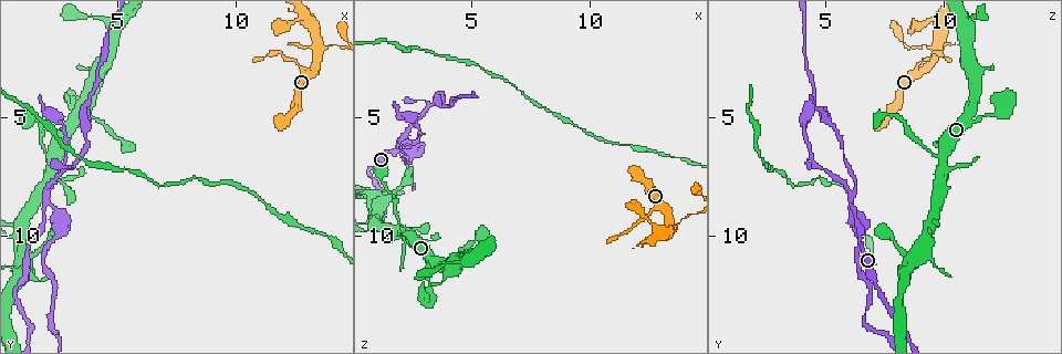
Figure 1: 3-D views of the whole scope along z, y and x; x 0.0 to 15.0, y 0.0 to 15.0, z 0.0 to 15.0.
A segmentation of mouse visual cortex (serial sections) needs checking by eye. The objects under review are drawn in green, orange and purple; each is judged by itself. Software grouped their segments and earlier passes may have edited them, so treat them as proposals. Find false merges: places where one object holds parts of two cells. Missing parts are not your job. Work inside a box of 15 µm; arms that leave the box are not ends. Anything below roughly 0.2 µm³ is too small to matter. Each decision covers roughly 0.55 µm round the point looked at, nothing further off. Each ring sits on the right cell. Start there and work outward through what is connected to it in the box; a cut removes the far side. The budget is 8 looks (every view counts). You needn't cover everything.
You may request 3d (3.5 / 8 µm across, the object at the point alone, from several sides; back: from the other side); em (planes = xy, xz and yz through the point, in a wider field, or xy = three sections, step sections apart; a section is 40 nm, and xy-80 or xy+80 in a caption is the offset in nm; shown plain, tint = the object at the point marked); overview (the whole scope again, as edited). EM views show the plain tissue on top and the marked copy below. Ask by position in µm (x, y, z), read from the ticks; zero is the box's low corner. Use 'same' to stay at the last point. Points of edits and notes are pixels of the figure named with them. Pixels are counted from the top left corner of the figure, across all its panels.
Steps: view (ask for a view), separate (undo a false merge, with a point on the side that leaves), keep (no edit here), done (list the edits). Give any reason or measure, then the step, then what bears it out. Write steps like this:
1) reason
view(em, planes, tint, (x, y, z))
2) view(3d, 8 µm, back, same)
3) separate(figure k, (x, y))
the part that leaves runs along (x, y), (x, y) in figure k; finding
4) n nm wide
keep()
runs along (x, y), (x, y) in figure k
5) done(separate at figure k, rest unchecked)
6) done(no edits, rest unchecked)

three arms meet
view(3d, 8 µm, back, (1.9, 8.4, 6.0))

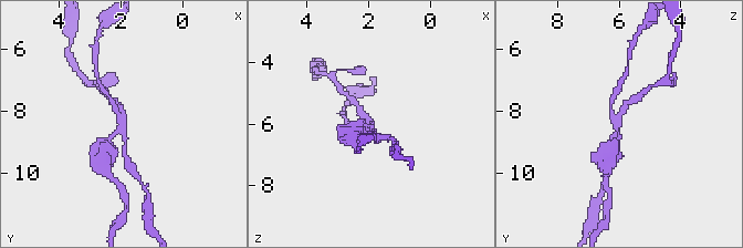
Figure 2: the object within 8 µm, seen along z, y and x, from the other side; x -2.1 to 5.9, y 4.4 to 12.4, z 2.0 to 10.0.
now the EM
view(em, xy, step 1, tint, (1.9, 8.5, 6.0))

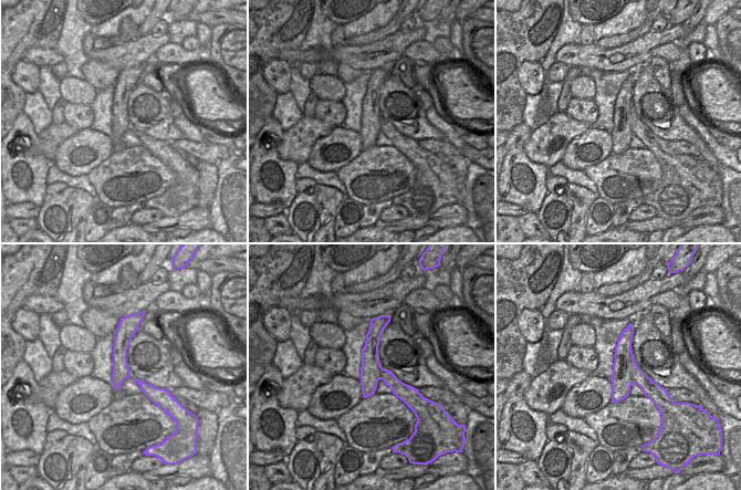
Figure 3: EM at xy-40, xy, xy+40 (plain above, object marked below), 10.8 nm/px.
3 arms
separate(figure 2, (358, 141))
two cells meet here

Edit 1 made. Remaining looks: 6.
side arm on a straight run
view(3d, 8 µm, (2.2, 6.7, 10.0))

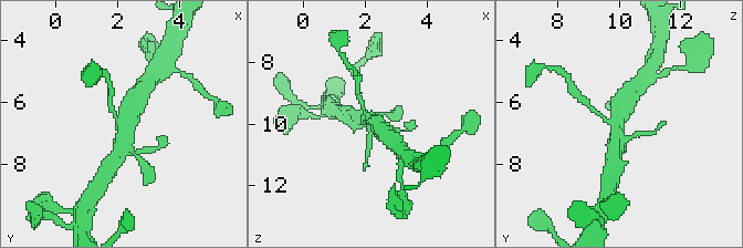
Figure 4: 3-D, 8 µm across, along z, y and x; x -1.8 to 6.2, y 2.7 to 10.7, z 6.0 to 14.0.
need the tissue
view(em, planes, tint, (2.2, 6.7, 9.9))

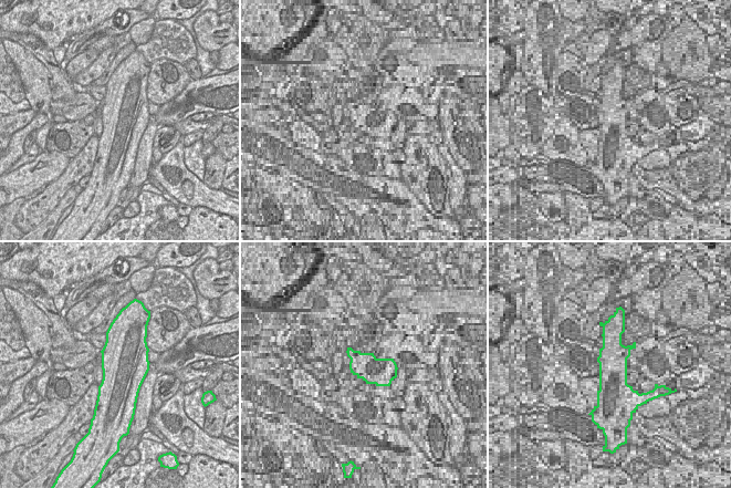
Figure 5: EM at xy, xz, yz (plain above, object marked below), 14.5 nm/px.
700 nm wide
keep()
runs along (137, 95), (117, 153) in figure 4; all the same cell

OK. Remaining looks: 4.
view(3d, 8 µm, (14.1, 1.8, 9.2))

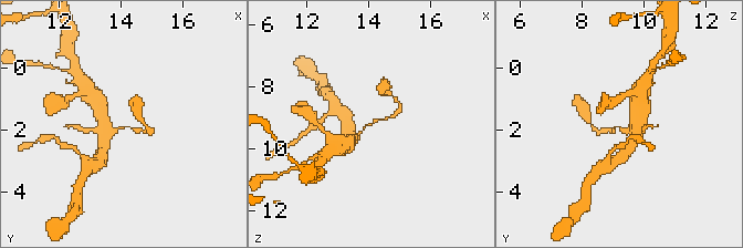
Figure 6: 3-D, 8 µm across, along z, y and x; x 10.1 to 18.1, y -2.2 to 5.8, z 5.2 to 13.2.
zoom in
view(3d, 3.5 µm, (14.1, 1.9, 9.2))

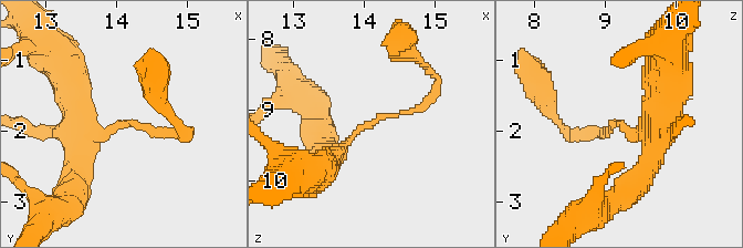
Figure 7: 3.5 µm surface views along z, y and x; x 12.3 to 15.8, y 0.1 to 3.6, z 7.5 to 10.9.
arms of 100, 350 nm
view(em, xy, step 2, tint, (14.00, 1.90, 9.20))

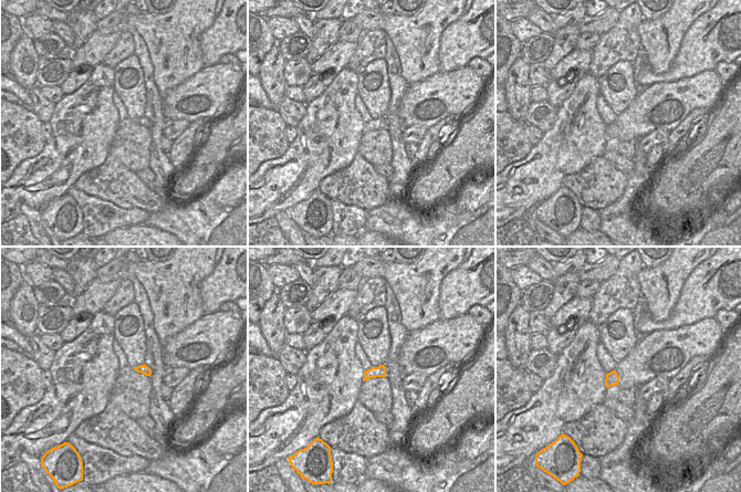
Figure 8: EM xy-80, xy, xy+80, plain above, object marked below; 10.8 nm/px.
keep()
runs along (79, 164), (119, 123), (184, 137) in figure 7; all the same cell

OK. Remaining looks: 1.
done(separate at figure 2, rest unchecked)

